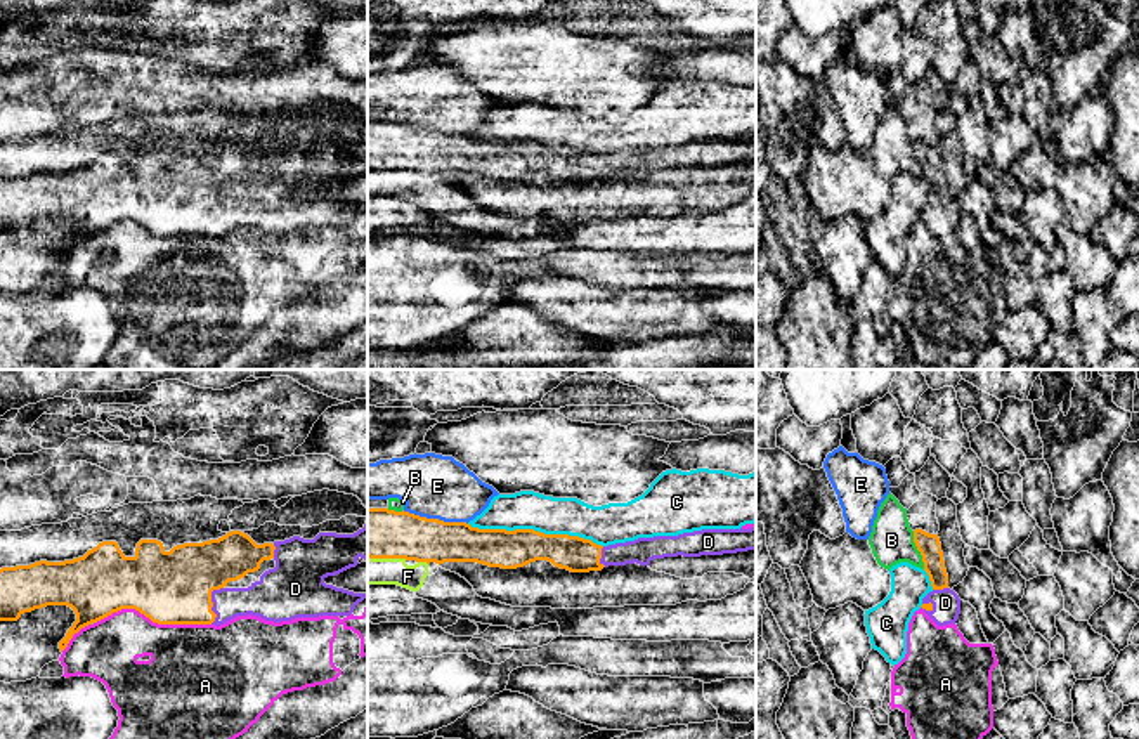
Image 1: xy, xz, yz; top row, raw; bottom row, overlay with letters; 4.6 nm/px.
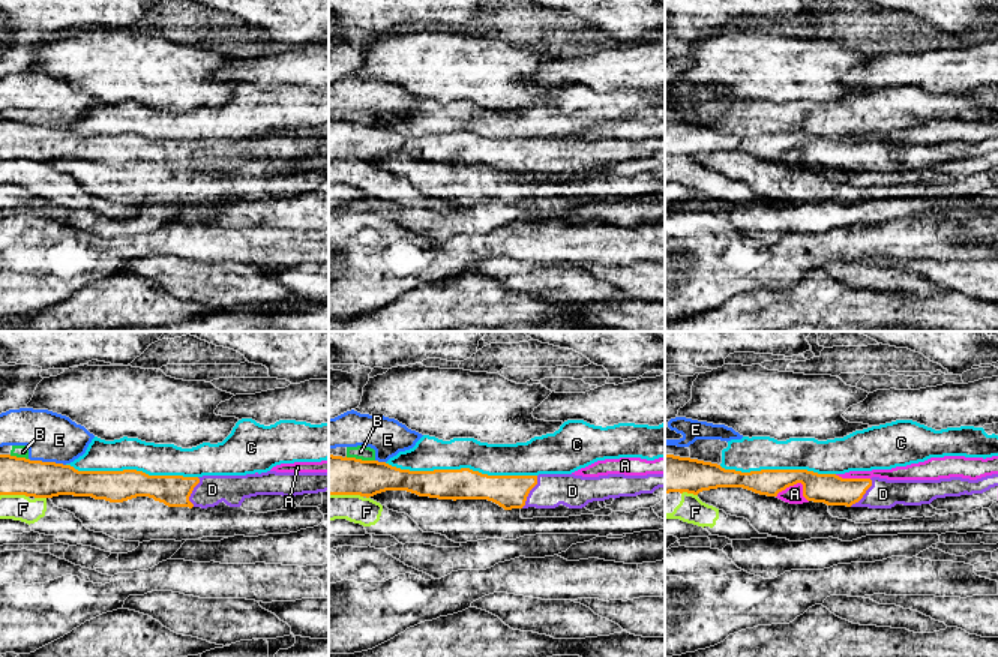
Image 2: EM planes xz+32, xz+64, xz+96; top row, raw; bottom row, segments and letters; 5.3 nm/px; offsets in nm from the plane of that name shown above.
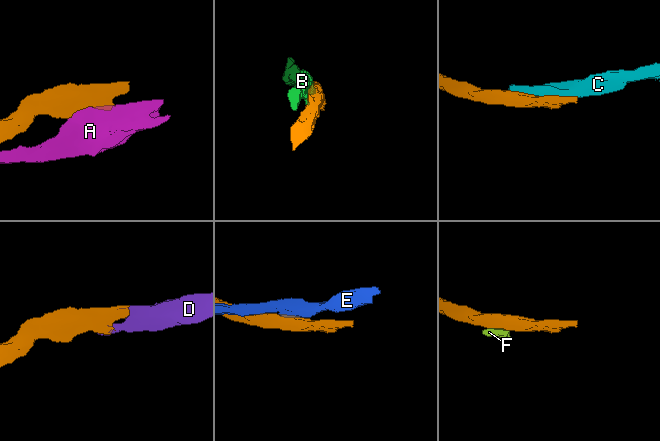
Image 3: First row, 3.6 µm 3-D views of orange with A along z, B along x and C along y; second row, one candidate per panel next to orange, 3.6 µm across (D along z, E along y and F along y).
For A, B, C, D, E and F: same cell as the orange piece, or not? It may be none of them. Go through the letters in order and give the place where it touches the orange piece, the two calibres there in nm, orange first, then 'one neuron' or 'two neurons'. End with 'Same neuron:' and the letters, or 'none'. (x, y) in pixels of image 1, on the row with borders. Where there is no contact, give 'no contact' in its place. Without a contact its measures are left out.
A: xy (153, 621) | 340/360 nm | two neurons
B: yz (917, 549) | 110/200 nm | two neurons
C: xz (536, 531) | 180/180 nm | two neurons
D: xy (212, 602) | 340/180 nm | one neuron
E: xz (436, 519) | 220/300 nm | two neurons
F: xz (423, 561) | 240/130 nm | two neurons
Same neuron: D

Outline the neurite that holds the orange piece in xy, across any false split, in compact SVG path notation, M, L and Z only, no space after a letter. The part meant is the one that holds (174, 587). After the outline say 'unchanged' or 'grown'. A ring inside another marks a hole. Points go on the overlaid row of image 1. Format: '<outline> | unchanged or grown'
M368 520L362 529L354 534L319 533L314 540L293 536L284 541L257 545L248 534L231 531L218 540L203 543L184 543L165 550L158 540L140 540L133 557L125 557L116 541L102 541L88 550L83 557L47 562L40 560L29 566L0 569L0 621L17 621L24 612L47 605L68 605L75 611L76 621L59 642L61 652L81 628L97 623L121 609L135 609L158 625L215 625L220 626L238 616L258 616L265 621L291 621L296 618L319 616L350 616L359 602L368 598L366 593L354 593L333 585L326 585L328 576L336 576L355 567L357 559L368 560ZM264 560L276 560L276 567L265 571L258 581L248 588L229 588L229 581L238 581L248 572L260 569Z | grown

